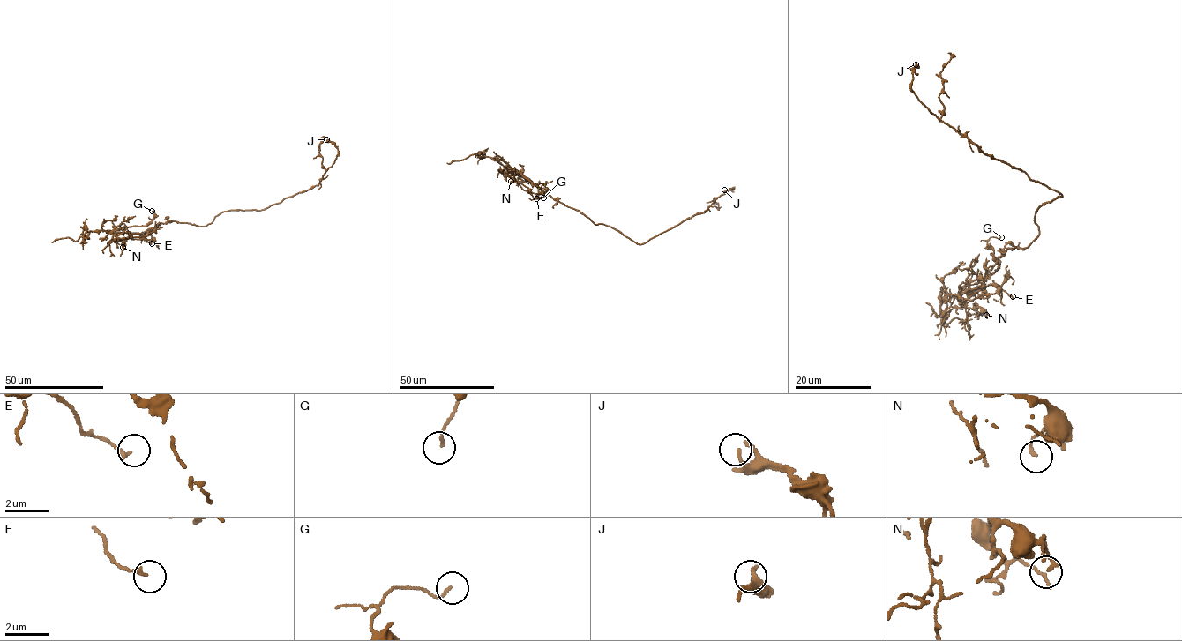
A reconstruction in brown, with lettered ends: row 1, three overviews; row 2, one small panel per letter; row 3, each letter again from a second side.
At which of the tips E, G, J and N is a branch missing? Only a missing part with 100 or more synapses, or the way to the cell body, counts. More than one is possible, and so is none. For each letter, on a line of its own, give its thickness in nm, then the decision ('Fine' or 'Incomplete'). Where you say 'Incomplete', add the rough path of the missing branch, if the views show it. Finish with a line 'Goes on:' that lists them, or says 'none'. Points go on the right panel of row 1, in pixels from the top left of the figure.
E: Thickness 140 nm. Fine
G: Thickness 110 nm. Fine
J: Thickness 150 nm. Fine
N: Thickness 160 nm. Fine
Goes on: none

